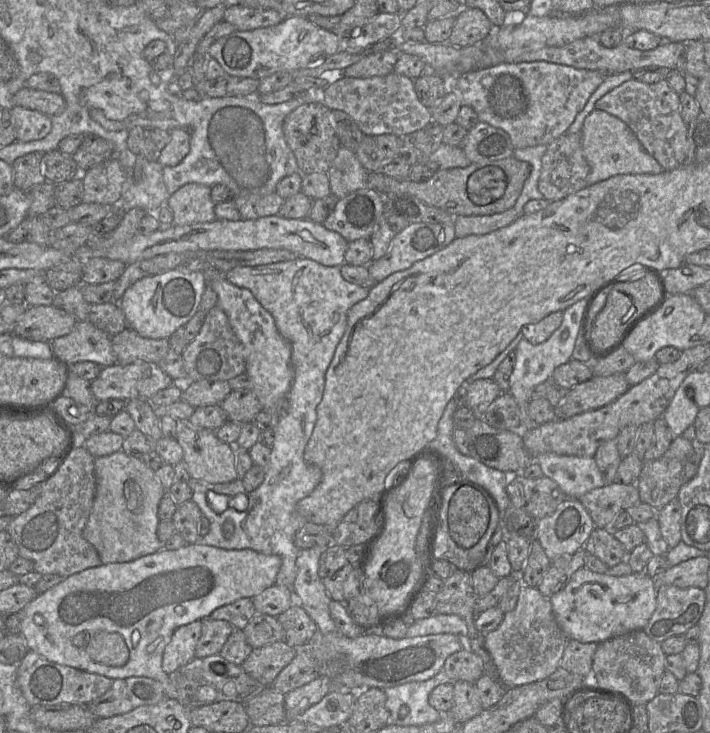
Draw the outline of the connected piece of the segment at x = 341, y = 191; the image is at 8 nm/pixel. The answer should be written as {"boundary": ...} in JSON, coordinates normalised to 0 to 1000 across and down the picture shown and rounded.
{"boundary":[[[480,199],[461,233],[466,265],[479,271],[497,261],[518,256],[518,236],[500,209]]]}

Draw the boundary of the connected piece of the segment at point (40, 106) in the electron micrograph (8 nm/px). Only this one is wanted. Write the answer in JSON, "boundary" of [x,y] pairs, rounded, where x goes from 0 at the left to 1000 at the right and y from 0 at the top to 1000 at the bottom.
{"boundary":[[[34,117],[20,130],[20,145],[52,150],[73,160],[92,150],[93,138],[86,127],[72,127]]]}

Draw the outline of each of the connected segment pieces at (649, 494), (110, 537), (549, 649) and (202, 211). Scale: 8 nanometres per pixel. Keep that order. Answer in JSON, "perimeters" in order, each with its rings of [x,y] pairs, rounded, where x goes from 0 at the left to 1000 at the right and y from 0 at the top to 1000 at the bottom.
{"perimeters":[[[[938,622],[907,629],[896,658],[901,685],[915,689],[924,697],[952,681],[962,660],[962,630]]],[[[172,614],[132,625],[132,637],[135,673],[117,733],[137,750],[144,769],[183,767],[225,752],[223,692],[234,668],[217,641]]],[[[735,798],[727,827],[710,836],[701,855],[683,865],[683,883],[710,937],[727,937],[765,928],[787,911],[800,870],[785,851],[776,821],[756,801]]],[[[265,250],[238,267],[234,277],[244,289],[245,307],[269,307],[277,304],[300,303],[304,293],[303,277],[297,271],[297,256],[280,250]]]]}

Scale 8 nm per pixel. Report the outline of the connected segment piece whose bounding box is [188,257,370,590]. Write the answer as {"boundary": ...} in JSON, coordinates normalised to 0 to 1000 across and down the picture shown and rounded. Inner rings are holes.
{"boundary":[[[425,351],[363,363],[335,363],[315,375],[327,387],[349,394],[370,420],[383,430],[393,454],[410,472],[413,520],[403,548],[400,548],[399,565],[387,572],[380,629],[373,638],[372,655],[361,667],[352,671],[346,670],[338,652],[318,659],[293,659],[272,653],[265,658],[270,668],[269,682],[277,688],[283,701],[296,714],[292,729],[280,733],[276,741],[320,750],[354,749],[370,756],[390,757],[396,761],[396,772],[387,797],[413,805],[417,763],[423,753],[414,741],[414,733],[417,726],[432,712],[418,698],[417,688],[444,667],[454,651],[449,637],[430,629],[428,613],[444,581],[445,557],[454,544],[459,505],[487,449],[489,427],[497,416],[518,404],[521,393],[513,393],[487,383],[475,363],[458,363]],[[337,673],[345,674],[349,682],[349,689],[344,696],[332,696],[324,692],[323,683],[320,683]]]}

